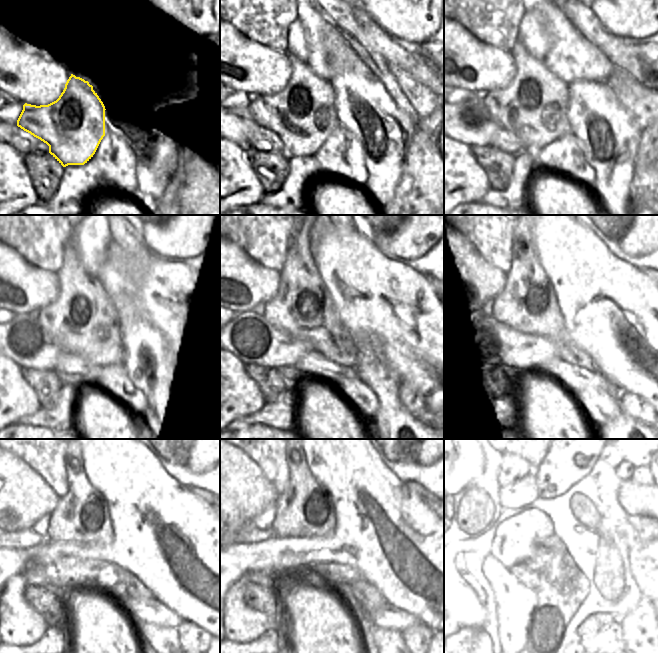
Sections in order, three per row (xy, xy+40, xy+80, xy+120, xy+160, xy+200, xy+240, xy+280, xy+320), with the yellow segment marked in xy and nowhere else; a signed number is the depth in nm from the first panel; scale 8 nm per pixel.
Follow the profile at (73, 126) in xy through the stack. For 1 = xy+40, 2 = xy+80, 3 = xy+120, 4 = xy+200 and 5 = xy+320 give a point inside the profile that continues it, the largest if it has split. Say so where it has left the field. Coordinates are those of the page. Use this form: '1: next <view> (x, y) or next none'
1: next xy+40 (303, 115)
2: next xy+80 (533, 106)
3: next xy+120 (82, 320)
4: next xy+200 (527, 303)
5: next xy+320 (532, 498)

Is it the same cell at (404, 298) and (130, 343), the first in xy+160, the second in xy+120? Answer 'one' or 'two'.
two

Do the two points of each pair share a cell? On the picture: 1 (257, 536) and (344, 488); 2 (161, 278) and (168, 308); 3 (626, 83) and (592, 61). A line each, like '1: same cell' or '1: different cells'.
1: different cells
2: same cell
3: same cell

